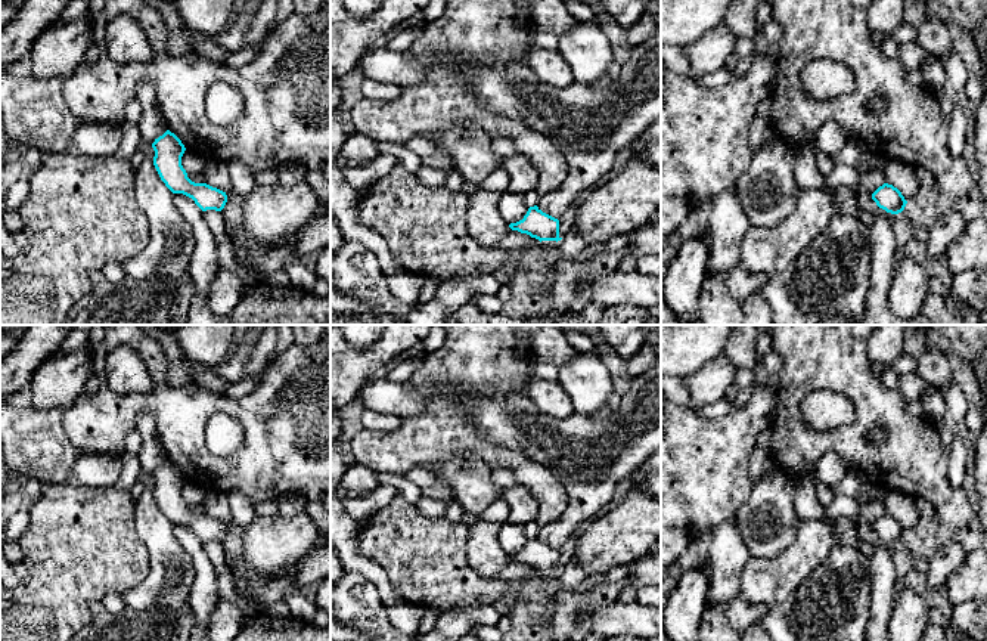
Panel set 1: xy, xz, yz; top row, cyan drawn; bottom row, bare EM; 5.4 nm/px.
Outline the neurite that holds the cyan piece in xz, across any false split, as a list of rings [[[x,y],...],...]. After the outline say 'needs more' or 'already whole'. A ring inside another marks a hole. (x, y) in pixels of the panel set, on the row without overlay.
[[[537,536],[530,538],[522,551],[510,554],[512,561],[527,564],[531,569],[541,572],[561,572],[559,551],[543,544]]]; already whole

